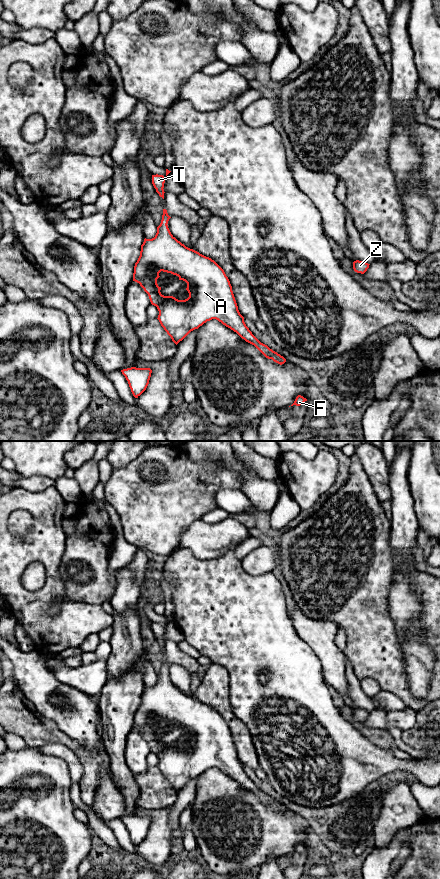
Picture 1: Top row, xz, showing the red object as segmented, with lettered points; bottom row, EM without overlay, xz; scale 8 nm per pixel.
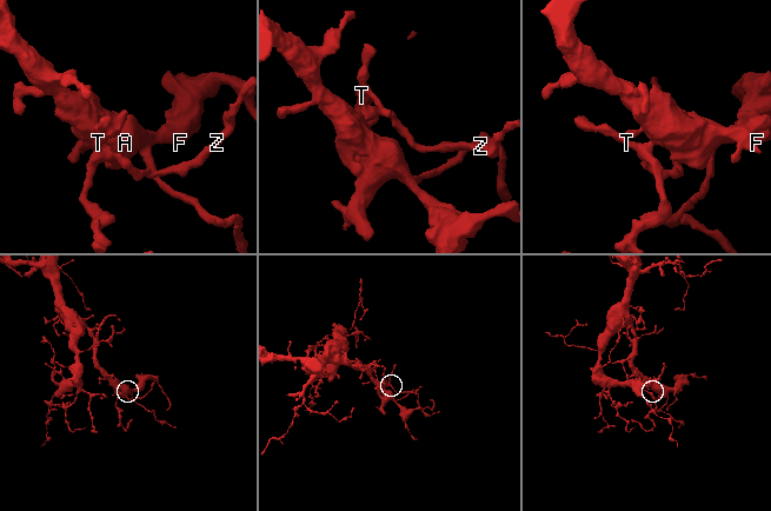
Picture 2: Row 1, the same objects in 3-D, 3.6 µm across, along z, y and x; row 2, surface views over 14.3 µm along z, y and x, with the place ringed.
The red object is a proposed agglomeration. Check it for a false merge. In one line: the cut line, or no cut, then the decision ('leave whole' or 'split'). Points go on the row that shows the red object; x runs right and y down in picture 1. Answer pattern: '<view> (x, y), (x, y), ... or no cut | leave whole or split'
no cut | leave whole

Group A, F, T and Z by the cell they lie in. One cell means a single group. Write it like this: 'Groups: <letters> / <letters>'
Groups: A F T Z

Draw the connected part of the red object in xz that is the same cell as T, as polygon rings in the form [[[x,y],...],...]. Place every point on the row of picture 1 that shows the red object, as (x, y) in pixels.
[[[152,175],[152,184],[156,189],[156,192],[159,194],[160,197],[164,199],[164,183],[165,177],[163,175]]]

